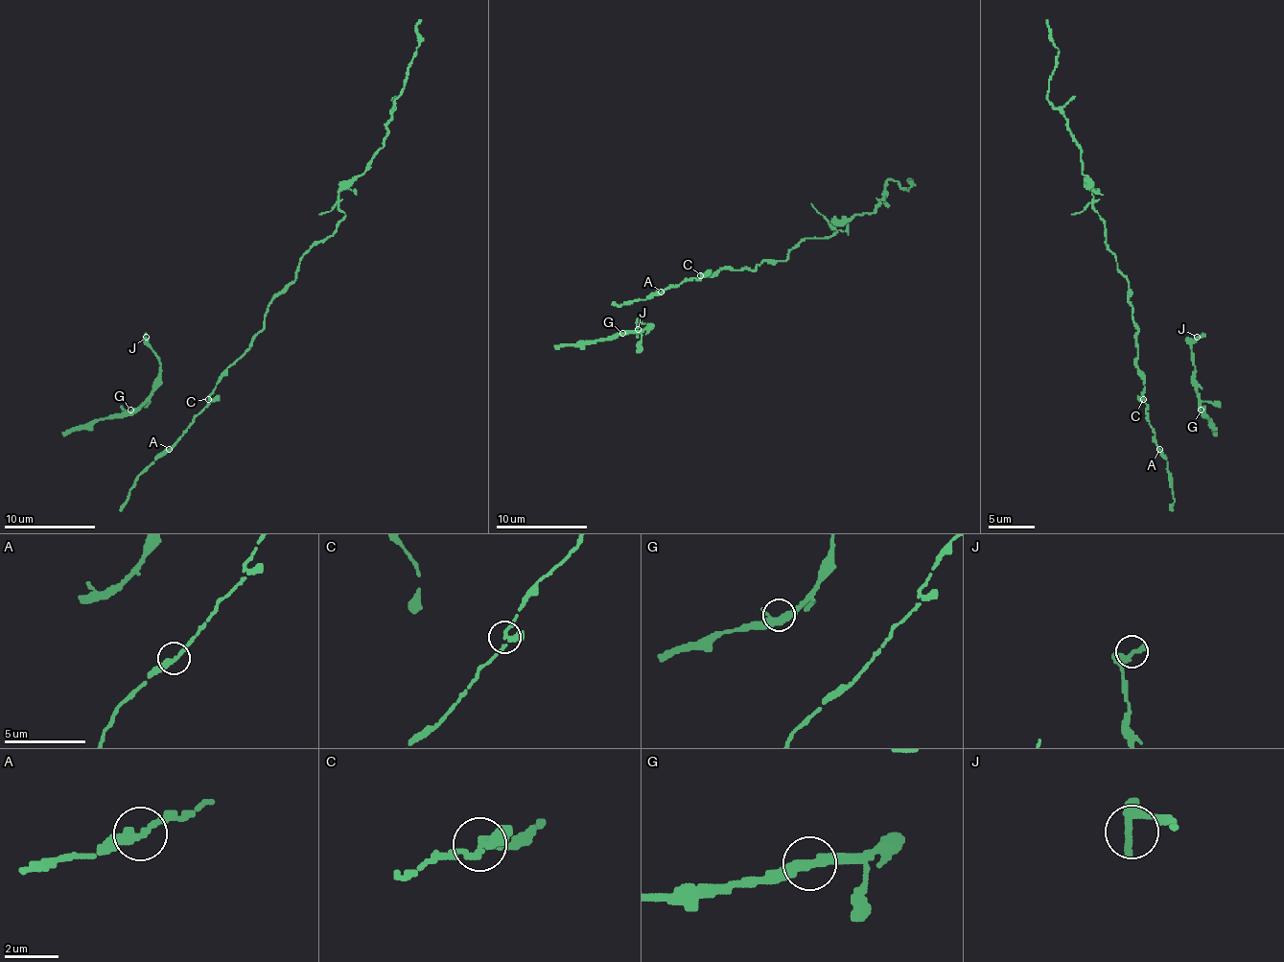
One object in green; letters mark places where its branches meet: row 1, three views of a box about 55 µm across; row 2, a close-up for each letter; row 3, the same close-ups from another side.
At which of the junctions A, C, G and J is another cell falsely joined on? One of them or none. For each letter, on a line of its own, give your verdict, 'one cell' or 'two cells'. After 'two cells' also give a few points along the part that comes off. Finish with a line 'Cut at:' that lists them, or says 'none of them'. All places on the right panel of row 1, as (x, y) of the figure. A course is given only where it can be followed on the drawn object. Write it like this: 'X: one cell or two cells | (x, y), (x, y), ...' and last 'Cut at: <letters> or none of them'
A: one cell
C: one cell
G: one cell
J: one cell
Cut at: none of them

